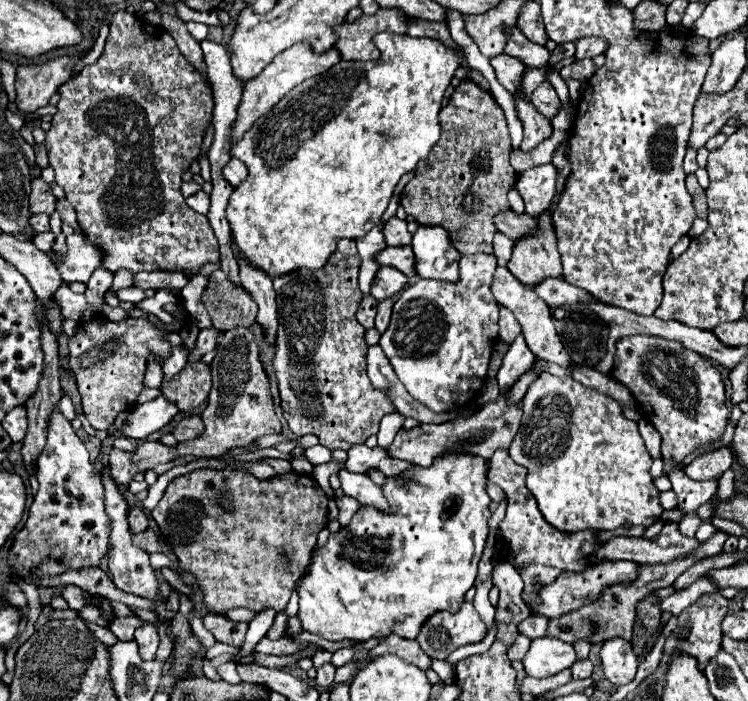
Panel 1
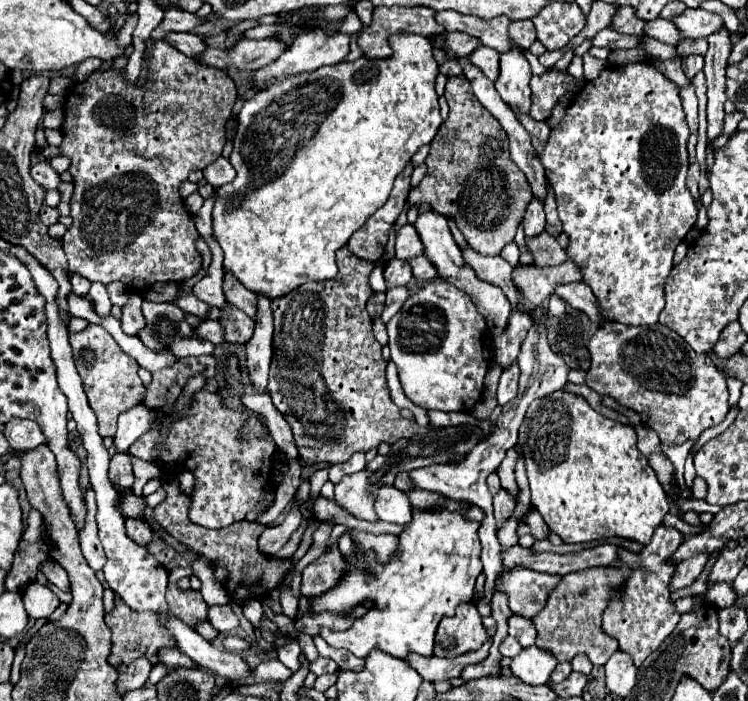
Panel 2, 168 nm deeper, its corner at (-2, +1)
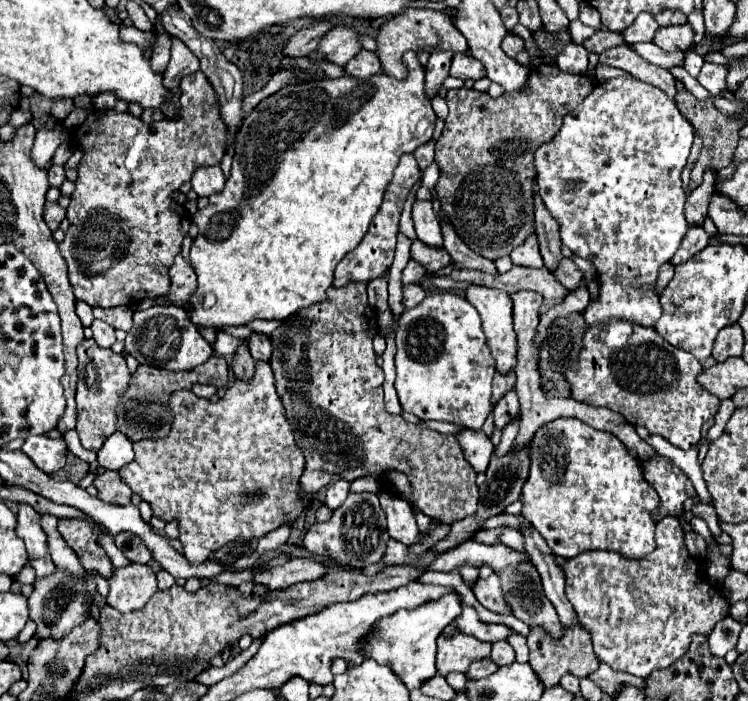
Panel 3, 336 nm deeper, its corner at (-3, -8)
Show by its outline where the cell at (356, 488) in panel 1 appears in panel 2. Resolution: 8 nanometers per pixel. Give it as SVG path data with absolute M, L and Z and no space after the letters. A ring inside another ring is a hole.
M383 485L375 497L375 511L381 521L405 525L411 521L411 503L407 495L393 485Z

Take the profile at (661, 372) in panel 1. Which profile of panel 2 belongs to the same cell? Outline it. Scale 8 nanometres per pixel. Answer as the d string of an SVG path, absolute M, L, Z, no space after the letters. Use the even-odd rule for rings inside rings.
M661 323L651 327L603 325L587 347L591 353L587 385L599 395L611 395L623 407L637 411L641 423L651 427L667 445L697 439L705 429L723 423L729 413L725 375L709 355L691 351L683 337Z

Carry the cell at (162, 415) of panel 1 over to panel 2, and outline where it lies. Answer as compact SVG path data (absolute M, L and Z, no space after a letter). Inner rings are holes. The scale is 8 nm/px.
M143 403L121 413L119 423L117 423L117 433L113 437L117 451L125 453L141 435L151 431L155 423L157 423L157 411L147 409L147 405Z

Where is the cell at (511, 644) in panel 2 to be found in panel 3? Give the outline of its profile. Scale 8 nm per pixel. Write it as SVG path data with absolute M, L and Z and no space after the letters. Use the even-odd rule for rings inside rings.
M500 640L496 644L492 644L492 654L490 658L498 664L498 666L508 666L514 662L514 652L512 646L506 640Z

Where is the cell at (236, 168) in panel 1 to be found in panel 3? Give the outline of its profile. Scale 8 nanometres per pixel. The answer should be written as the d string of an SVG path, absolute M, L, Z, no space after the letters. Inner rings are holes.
M200 166L192 174L190 184L198 196L212 196L224 188L226 178L224 178L220 166Z

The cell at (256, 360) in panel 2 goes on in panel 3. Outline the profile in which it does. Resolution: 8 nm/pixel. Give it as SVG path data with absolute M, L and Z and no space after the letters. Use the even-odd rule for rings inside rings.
M256 362L256 374L254 374L252 382L240 382L240 380L236 380L234 386L230 386L230 388L226 390L226 394L224 394L218 402L212 402L206 398L198 398L198 396L192 394L190 390L178 390L178 392L174 392L172 398L170 398L170 408L172 408L172 412L174 412L174 424L172 424L170 436L164 438L164 440L140 440L140 442L136 442L136 444L134 444L136 456L134 456L134 460L132 460L130 464L126 464L124 468L120 468L120 478L122 478L124 484L130 486L130 490L132 490L134 494L138 494L142 500L146 500L146 502L152 506L156 518L160 518L160 520L164 520L164 522L178 520L180 544L182 544L182 548L184 548L184 556L186 556L192 564L200 564L200 562L208 560L208 556L210 556L214 550L218 550L218 548L222 548L222 546L226 546L226 544L232 544L232 542L238 542L238 540L248 544L248 542L252 542L254 538L260 540L262 536L266 536L268 532L272 532L272 530L276 530L276 528L280 528L280 526L284 526L284 524L286 524L286 526L292 526L292 524L300 518L300 514L306 512L306 510L314 504L316 494L304 492L302 486L300 486L300 476L302 476L302 472L304 472L306 460L304 460L304 454L300 452L300 448L296 446L296 440L294 440L294 436L292 436L292 426L290 426L290 422L286 420L286 416L284 416L284 406L282 406L280 396L276 394L274 376L272 376L272 368L270 368L268 362ZM288 502L290 502L290 518L278 518L280 510L284 510L284 508L288 510Z

